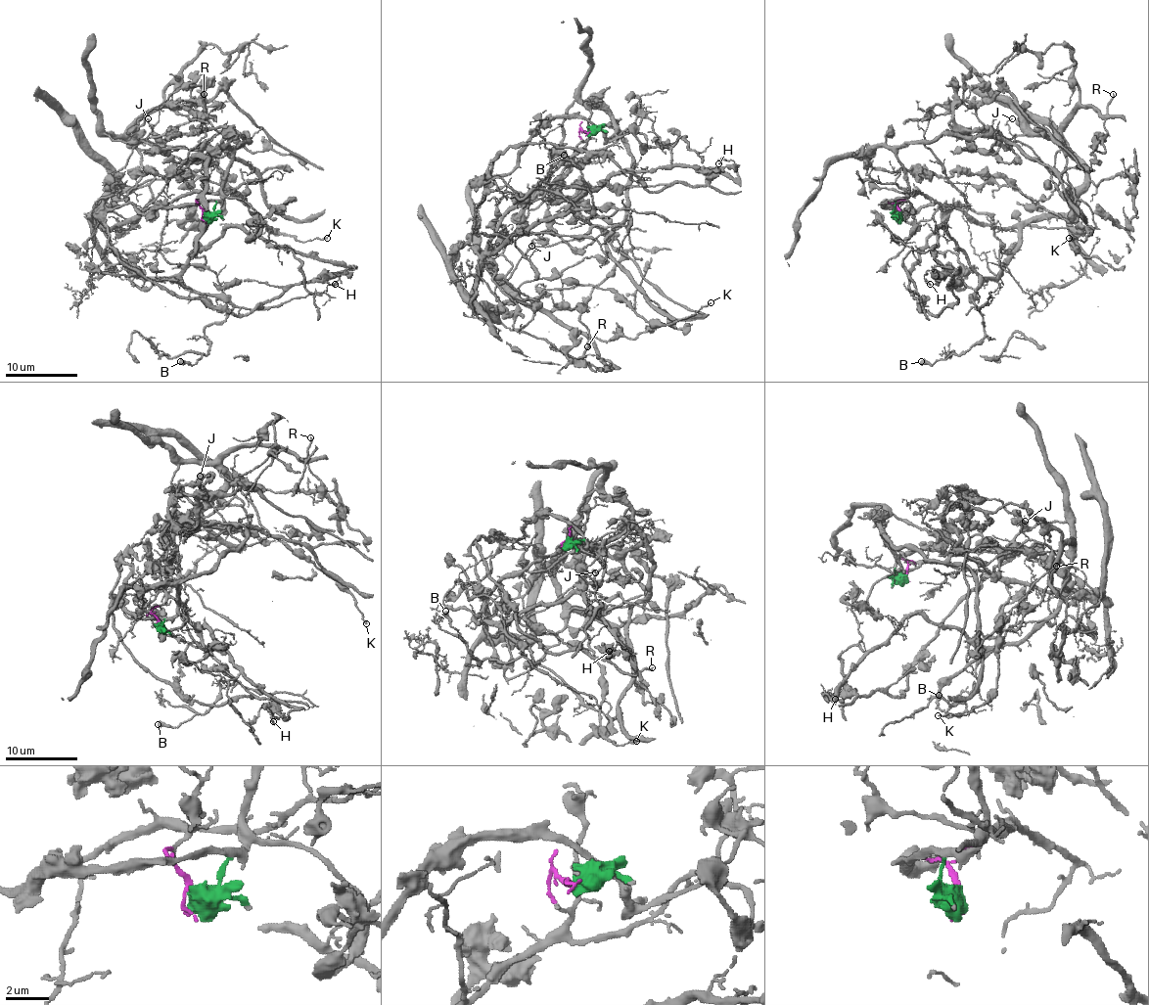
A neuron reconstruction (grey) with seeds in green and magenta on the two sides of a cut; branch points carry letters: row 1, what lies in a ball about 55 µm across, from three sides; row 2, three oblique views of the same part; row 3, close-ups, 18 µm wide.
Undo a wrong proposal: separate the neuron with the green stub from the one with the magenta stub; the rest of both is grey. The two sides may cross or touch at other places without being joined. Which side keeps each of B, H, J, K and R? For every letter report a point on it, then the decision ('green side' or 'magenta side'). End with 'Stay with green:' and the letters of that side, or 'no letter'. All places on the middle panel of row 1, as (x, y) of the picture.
B: place (564, 155); magenta side
H: place (718, 163); magenta side
J: place (531, 246); magenta side
K: place (711, 302); magenta side
R: place (587, 346); magenta side
Stay with green: no letter

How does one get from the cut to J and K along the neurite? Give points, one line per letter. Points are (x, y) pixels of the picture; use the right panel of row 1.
J: (899, 212), (897, 202), (919, 193), (986, 223), (1011, 227), (1067, 214), (1072, 189), (1009, 131), (1012, 118)
K: (899, 212), (919, 193), (986, 223), (1068, 214), (1061, 150), (1056, 189), (1090, 234), (1068, 238)

